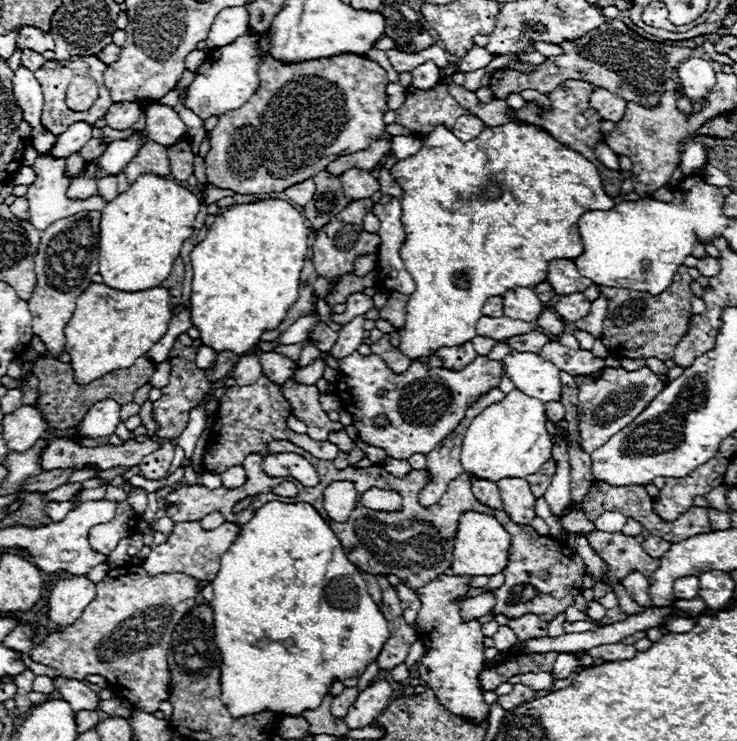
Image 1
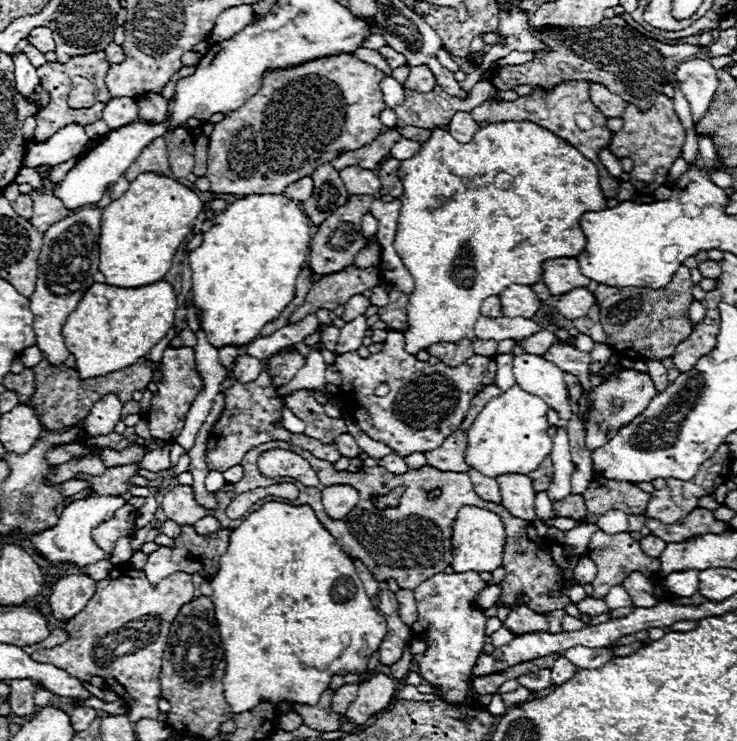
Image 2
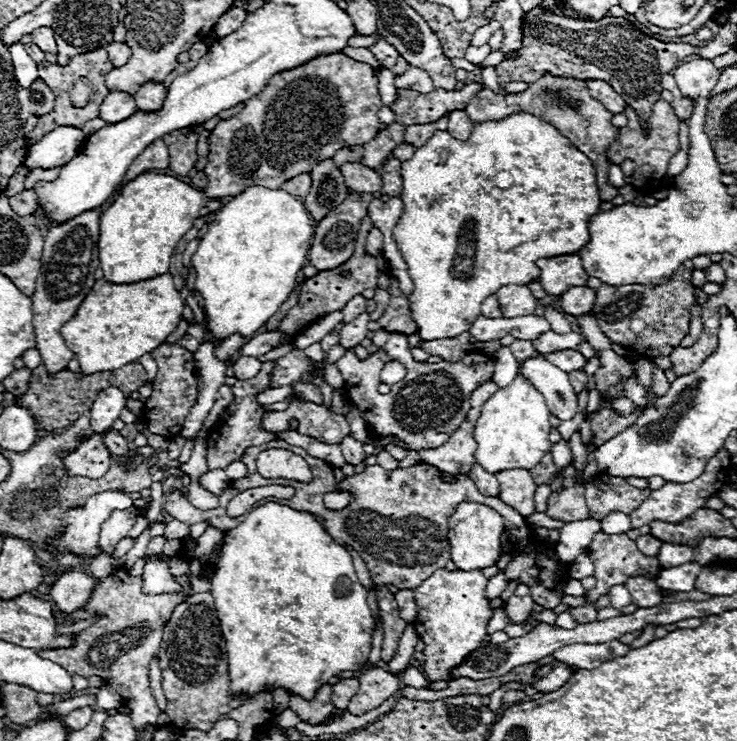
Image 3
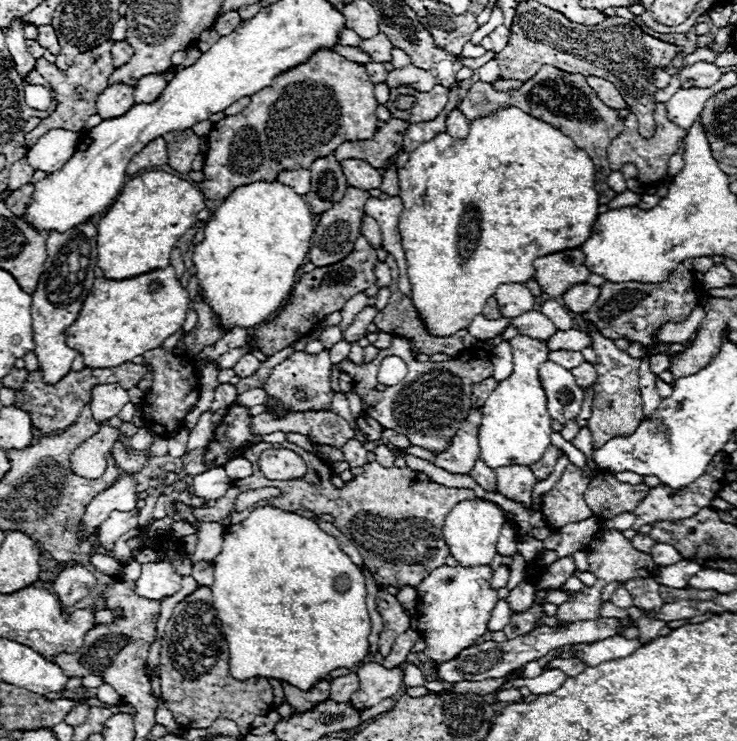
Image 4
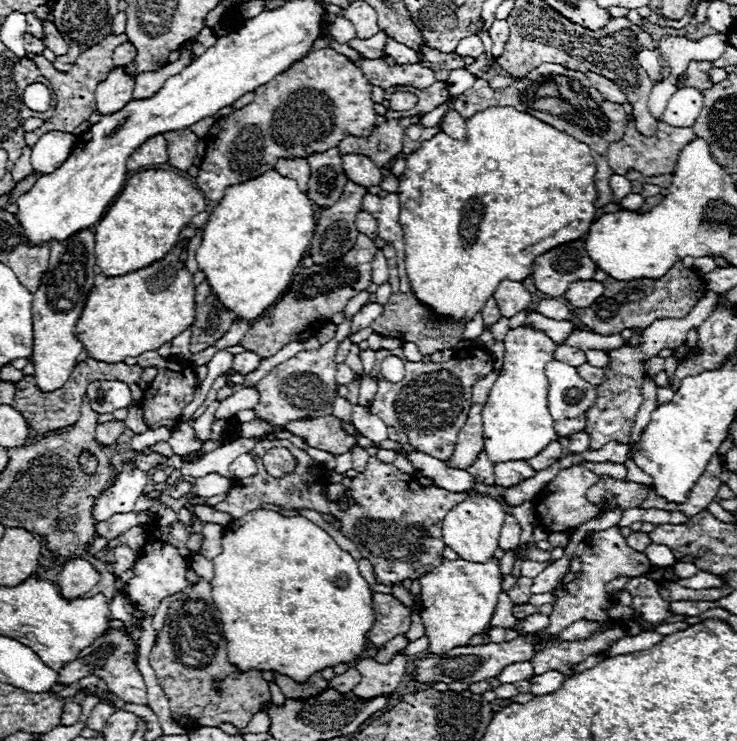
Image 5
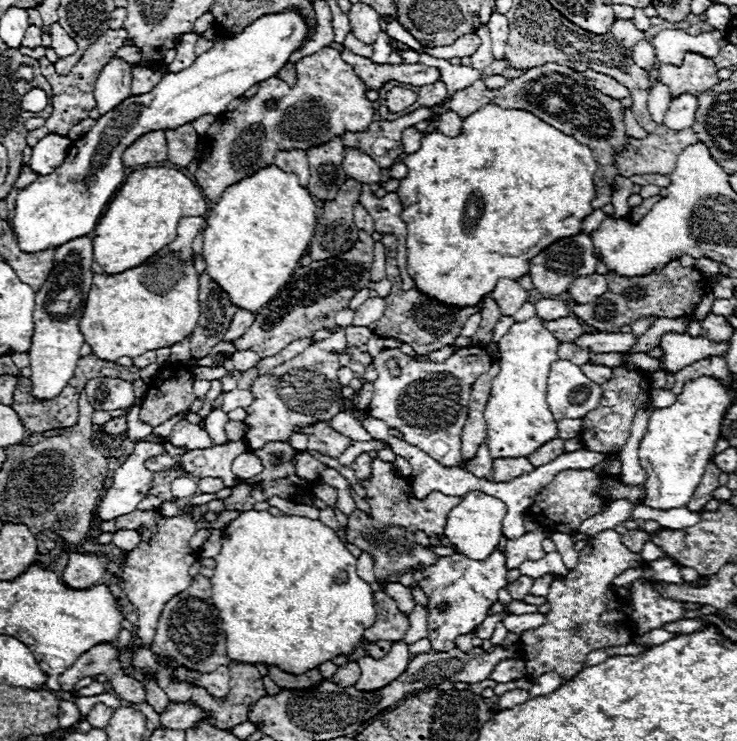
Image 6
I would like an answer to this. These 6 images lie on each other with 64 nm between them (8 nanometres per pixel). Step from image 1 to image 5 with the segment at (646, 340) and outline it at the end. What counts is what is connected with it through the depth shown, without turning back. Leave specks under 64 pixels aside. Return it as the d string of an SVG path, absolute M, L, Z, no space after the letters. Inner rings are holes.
M678 262L674 268L668 270L666 276L660 280L630 280L630 282L618 282L612 278L606 278L604 282L604 294L588 308L578 308L574 314L580 318L582 324L590 326L596 334L620 334L624 328L640 328L646 330L654 320L660 318L684 318L690 314L694 304L704 296L706 284L702 276L694 270L684 270L682 262Z

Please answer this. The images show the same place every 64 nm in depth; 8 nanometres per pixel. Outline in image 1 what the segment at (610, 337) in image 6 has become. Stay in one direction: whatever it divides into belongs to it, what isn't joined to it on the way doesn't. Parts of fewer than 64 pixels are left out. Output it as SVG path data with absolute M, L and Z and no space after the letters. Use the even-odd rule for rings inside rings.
M528 332L528 334L518 334L518 336L512 336L508 340L504 340L512 350L518 350L518 352L538 352L546 342L546 334L542 332Z

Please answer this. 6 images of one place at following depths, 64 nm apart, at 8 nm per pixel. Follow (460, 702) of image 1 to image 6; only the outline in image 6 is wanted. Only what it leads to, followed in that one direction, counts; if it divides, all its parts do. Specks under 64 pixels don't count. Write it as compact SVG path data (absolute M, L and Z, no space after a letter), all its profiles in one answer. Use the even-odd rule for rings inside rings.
M498 548L488 556L488 560L470 560L462 554L442 556L434 566L426 568L424 578L420 580L420 588L428 598L428 640L434 652L446 652L448 648L456 646L456 638L460 634L472 634L484 618L488 618L488 610L498 600L496 592L506 588L506 564L504 554ZM438 604L448 604L444 610Z

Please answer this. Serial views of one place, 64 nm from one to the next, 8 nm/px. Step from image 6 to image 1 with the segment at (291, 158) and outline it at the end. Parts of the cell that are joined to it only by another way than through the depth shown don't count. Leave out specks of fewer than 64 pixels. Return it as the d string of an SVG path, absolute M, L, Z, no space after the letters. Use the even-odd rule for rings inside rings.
M308 178L308 180L300 182L300 184L294 184L292 188L286 188L286 190L284 190L284 194L288 196L288 200L290 200L292 204L300 206L300 208L306 206L306 204L312 200L314 192L316 192L316 186L314 186L312 178Z

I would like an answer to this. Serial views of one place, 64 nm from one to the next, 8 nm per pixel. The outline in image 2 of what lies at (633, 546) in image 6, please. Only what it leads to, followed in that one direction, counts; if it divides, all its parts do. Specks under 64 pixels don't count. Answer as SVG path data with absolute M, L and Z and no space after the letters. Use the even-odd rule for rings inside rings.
M646 536L646 538L642 538L642 540L640 540L640 548L642 548L642 552L644 552L644 554L658 558L658 556L664 552L666 542L664 542L664 540L660 540L660 538L656 538L656 536Z

